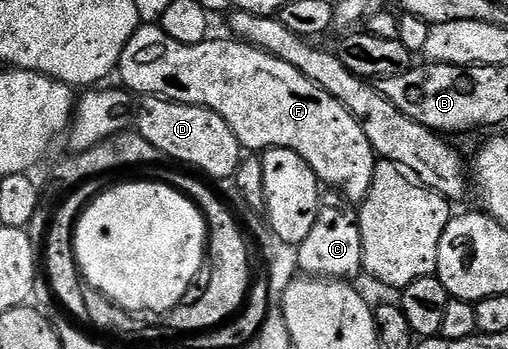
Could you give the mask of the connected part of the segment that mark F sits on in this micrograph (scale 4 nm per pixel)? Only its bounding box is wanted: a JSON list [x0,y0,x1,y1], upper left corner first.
[118,23,378,206]

